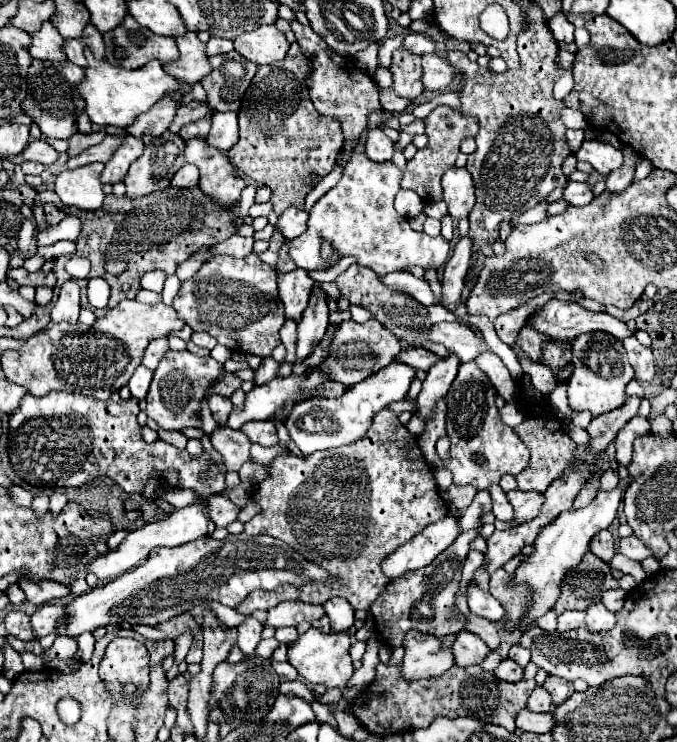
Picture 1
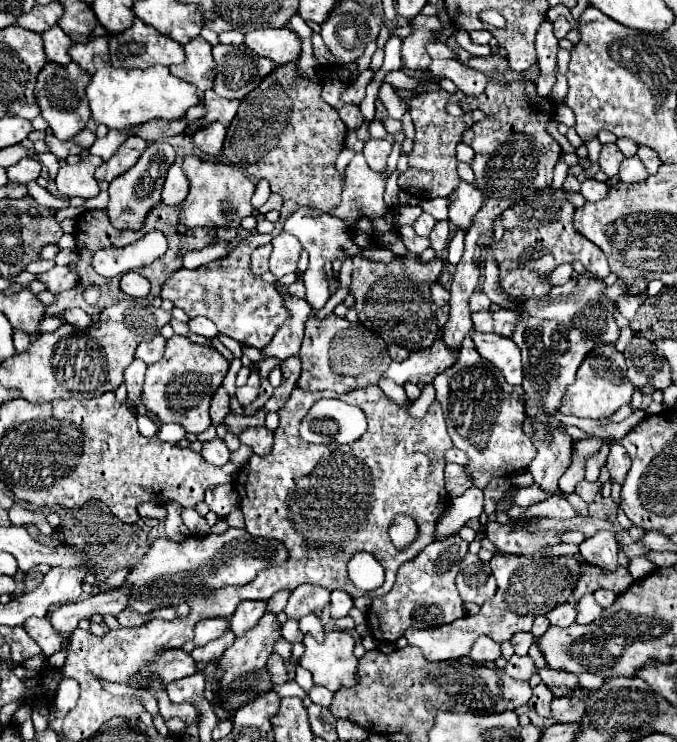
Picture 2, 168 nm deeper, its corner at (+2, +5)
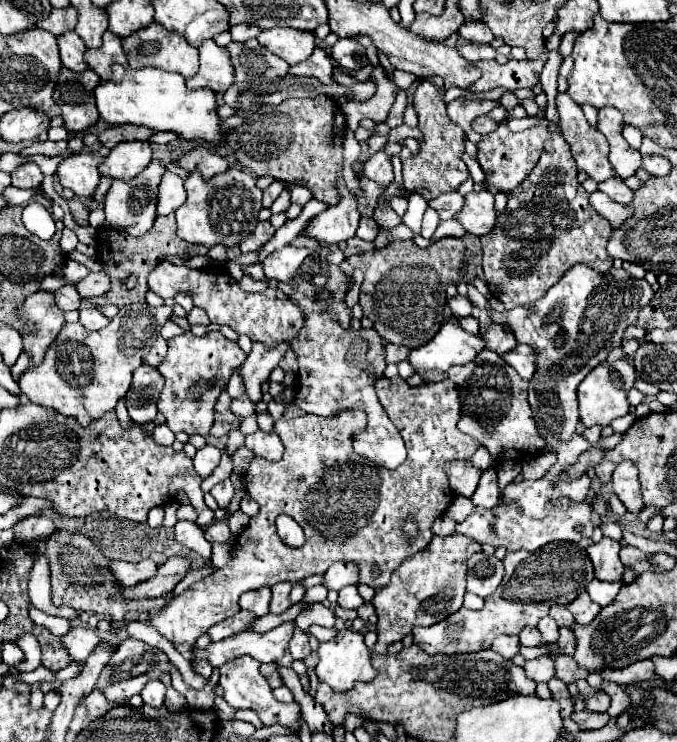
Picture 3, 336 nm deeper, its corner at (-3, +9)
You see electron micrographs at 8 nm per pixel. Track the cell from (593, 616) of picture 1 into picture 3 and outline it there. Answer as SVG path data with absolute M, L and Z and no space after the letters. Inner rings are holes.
M584 591L584 593L580 593L572 603L568 603L566 605L570 611L572 611L572 615L574 615L574 619L576 619L576 623L580 623L580 625L588 625L598 613L600 613L600 605L596 605L592 599L590 599L590 595Z

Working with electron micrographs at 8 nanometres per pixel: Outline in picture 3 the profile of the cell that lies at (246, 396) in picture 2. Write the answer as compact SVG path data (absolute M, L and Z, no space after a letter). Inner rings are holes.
M248 395L234 399L232 405L230 405L230 409L232 409L232 413L236 413L238 419L244 419L248 415L254 415L254 405L252 405L252 399Z

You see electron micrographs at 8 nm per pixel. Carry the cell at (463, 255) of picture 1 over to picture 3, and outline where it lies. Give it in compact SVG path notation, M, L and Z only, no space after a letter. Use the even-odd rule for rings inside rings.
M450 315L428 345L414 349L414 369L448 371L454 365L472 361L480 349L484 349L484 341L478 335L466 333L454 315Z

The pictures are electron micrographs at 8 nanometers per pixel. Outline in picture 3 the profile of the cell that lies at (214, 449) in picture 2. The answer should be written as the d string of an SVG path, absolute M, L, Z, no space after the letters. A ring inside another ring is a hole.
M204 445L194 455L194 469L200 473L200 477L208 477L212 469L218 467L220 457L222 457L222 451L216 445Z

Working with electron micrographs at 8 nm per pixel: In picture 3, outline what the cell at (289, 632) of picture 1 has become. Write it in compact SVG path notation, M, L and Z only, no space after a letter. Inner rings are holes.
M294 627L294 635L292 635L292 639L290 639L290 653L292 653L292 657L294 659L304 659L306 655L310 655L310 645L308 645L308 635L302 631L302 629L298 629L298 627Z

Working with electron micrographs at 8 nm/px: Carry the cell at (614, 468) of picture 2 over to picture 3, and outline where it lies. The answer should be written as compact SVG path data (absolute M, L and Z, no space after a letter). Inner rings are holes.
M622 459L612 475L612 487L618 499L626 505L628 511L638 513L644 505L640 501L640 483L638 483L638 469L632 461Z

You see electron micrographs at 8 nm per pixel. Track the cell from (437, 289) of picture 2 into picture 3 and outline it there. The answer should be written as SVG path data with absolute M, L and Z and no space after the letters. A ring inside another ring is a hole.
M456 295L456 297L450 297L448 299L448 307L450 311L456 315L456 317L468 317L472 313L472 303L462 297L462 295Z

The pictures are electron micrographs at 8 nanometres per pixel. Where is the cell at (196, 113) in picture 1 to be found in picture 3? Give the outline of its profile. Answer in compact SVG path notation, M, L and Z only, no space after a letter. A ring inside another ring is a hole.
M114 125L98 135L100 135L102 145L112 149L114 145L118 145L122 141L148 141L154 135L154 129L140 127L140 125Z

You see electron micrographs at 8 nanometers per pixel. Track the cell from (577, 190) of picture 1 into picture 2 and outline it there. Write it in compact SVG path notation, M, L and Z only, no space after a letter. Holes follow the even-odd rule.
M589 179L589 181L583 181L583 183L581 183L581 195L583 195L587 201L599 201L599 199L607 197L607 189L609 189L609 185L599 183L599 181L595 181L595 179Z

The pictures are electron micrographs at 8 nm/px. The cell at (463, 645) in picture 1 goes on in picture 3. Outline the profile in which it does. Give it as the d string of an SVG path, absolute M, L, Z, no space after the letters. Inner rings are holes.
M500 635L494 643L492 643L492 651L500 653L504 659L510 659L518 653L518 647L520 647L520 641L518 637L508 637L508 635Z

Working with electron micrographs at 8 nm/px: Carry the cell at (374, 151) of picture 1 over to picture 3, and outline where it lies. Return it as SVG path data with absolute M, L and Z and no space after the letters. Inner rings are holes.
M376 151L364 165L364 175L380 185L388 185L394 175L392 175L392 163L390 157L384 151Z

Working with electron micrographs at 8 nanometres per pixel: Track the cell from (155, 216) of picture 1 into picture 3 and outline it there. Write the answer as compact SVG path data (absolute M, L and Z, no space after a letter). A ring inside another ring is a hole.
M174 215L156 217L154 227L144 237L126 235L122 229L106 229L106 227L100 227L100 231L96 233L96 243L98 243L98 253L104 253L98 259L102 263L102 267L104 267L104 273L110 277L110 283L112 285L110 285L108 293L104 293L100 297L90 297L88 301L92 305L112 303L116 307L124 307L124 305L130 305L130 303L144 303L144 295L148 291L148 275L158 265L158 261L160 261L162 255L178 255L180 259L186 261L186 253L196 247L196 245L186 243L180 237L176 237L176 221L174 221ZM130 275L136 275L138 277L138 285L134 289L128 289L124 285L124 281Z

